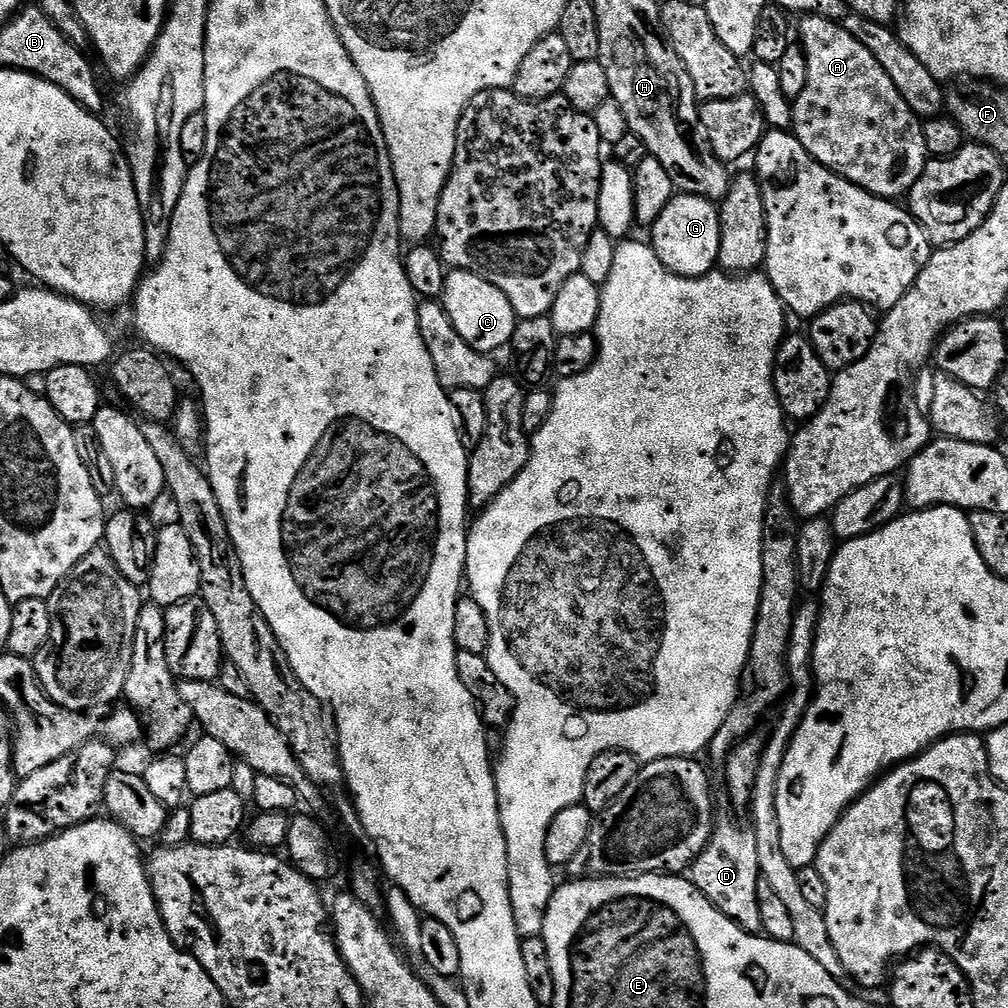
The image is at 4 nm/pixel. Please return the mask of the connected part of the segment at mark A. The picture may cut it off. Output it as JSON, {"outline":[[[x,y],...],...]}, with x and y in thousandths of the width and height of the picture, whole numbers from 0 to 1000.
{"outline":[[[798,14],[793,17],[792,44],[800,54],[802,80],[800,81],[800,89],[796,89],[796,93],[792,93],[792,97],[786,100],[785,130],[788,132],[790,139],[796,141],[798,148],[812,162],[818,163],[826,171],[830,171],[832,175],[839,176],[845,183],[852,183],[853,186],[858,187],[863,192],[878,196],[900,195],[907,185],[907,181],[911,181],[911,177],[915,173],[917,166],[920,165],[923,156],[919,149],[917,124],[913,116],[907,113],[907,109],[903,109],[903,105],[899,105],[899,97],[895,97],[895,93],[891,93],[891,85],[887,85],[883,73],[879,73],[879,69],[875,69],[875,62],[871,62],[871,58],[867,58],[867,54],[855,42],[851,42],[851,38],[847,38],[847,34],[843,34],[843,30],[839,30],[835,25],[829,24],[825,20],[820,20],[818,16]]]}

